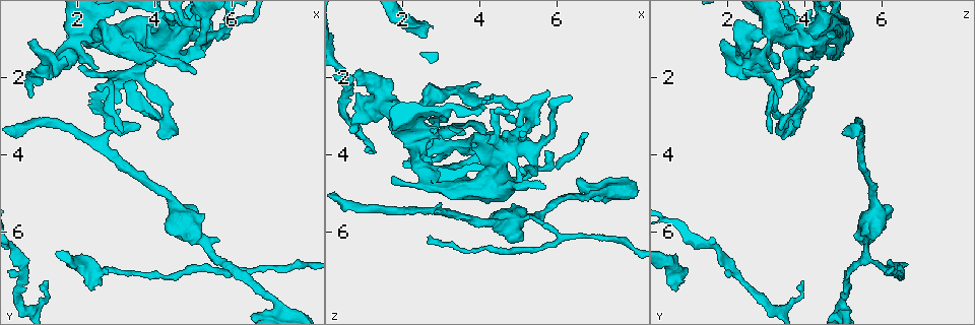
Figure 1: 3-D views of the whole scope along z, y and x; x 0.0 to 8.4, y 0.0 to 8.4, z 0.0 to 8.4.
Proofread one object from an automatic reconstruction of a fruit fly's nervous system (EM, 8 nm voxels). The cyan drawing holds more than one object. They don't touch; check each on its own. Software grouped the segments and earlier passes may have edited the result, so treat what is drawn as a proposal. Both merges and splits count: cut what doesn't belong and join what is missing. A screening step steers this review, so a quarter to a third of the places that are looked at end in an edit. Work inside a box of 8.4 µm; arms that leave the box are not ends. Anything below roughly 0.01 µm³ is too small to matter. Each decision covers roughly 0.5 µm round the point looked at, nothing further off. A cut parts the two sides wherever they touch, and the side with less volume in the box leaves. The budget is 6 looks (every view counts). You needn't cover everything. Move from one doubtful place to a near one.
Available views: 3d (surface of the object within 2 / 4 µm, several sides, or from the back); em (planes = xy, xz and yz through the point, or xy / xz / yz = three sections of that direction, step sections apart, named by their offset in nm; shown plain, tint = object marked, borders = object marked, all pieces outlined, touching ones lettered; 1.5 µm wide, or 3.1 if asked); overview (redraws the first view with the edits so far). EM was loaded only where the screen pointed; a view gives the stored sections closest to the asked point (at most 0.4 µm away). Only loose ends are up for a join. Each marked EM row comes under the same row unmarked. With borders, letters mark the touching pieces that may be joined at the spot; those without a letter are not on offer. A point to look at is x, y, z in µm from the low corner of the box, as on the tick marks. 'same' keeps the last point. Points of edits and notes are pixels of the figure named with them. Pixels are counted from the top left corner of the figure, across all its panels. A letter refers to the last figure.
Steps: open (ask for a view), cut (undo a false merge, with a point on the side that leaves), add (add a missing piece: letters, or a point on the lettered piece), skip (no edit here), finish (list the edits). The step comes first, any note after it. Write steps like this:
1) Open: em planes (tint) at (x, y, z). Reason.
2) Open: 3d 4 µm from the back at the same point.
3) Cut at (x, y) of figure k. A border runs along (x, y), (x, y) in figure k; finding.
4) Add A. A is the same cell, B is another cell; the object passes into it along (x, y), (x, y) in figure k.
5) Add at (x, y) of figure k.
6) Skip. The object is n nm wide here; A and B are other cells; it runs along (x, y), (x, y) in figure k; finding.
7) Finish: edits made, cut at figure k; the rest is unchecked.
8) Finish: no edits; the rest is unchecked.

Open: 3d 2 µm at (2.90, 0.70, 3.55). Free end.

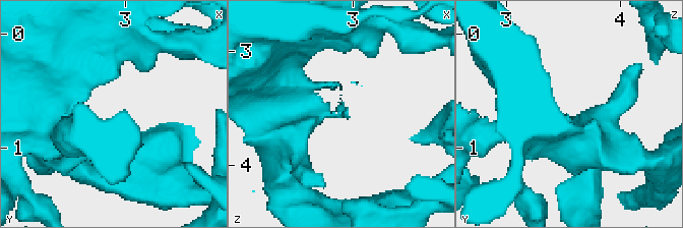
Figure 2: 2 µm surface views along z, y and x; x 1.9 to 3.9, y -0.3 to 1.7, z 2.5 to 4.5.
Open: em xy step 8 (borders) at (2.94, 0.70, 3.52). Now the EM.

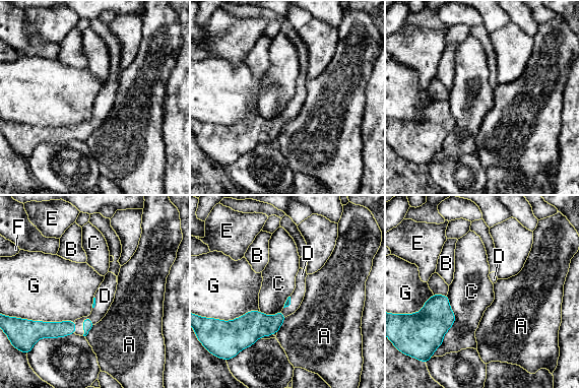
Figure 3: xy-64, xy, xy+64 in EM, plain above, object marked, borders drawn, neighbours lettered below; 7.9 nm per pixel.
Open: em planes (borders) at the same point. Another direction.

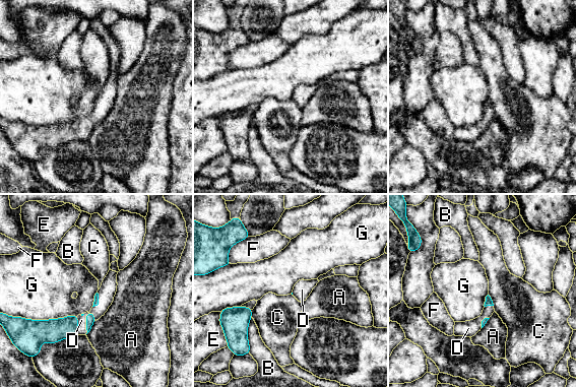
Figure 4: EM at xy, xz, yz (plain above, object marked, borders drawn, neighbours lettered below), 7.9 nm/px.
Add at (81, 320) of figure 4. D is the same cell, A, B, C, E, F and G are other cells; the object passes into it along (90, 319), (86, 323), (81, 320) in figure 4; the neuron continues.

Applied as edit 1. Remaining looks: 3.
Open: 3d 4 µm at (1.15, 7.30, 3.95). End of a long branch.

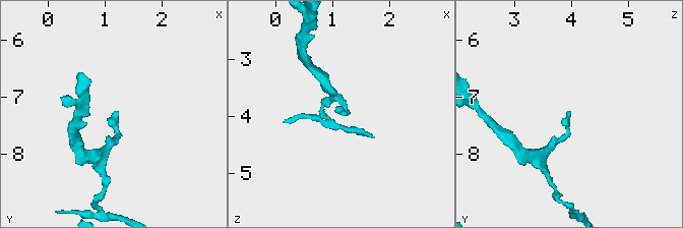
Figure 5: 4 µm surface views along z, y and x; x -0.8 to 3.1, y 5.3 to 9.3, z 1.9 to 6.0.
Open: em planes (borders) at (1.15, 7.25, 4.00).

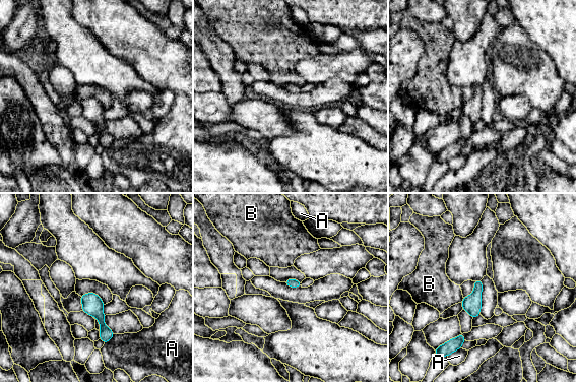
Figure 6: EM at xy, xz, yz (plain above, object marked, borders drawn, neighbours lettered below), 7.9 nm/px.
Skip. The longest contact is with A, 120 nm; A and B are other cells; no lettered piece goes on from it.

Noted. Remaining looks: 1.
Open: em planes (borders) at (2.70, 7.10, 6.20). Branch stops here.

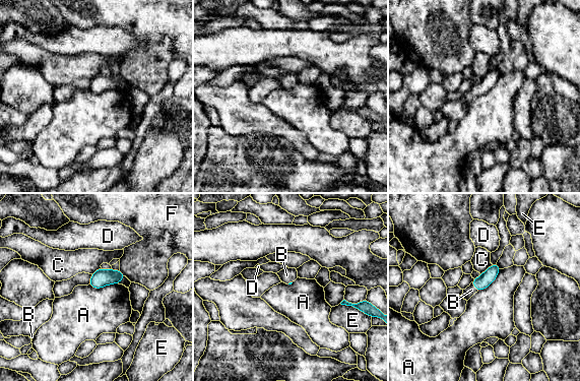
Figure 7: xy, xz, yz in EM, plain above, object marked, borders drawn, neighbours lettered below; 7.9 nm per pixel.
Add at (471, 290) of figure 7. The longest contact is with A, 240 nm; B is the same cell, A, C, D, E and F are other cells; the neuron continues.

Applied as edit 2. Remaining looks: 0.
Finish: edits made, add at figure 4, add at figure 7; the rest is unchecked.

